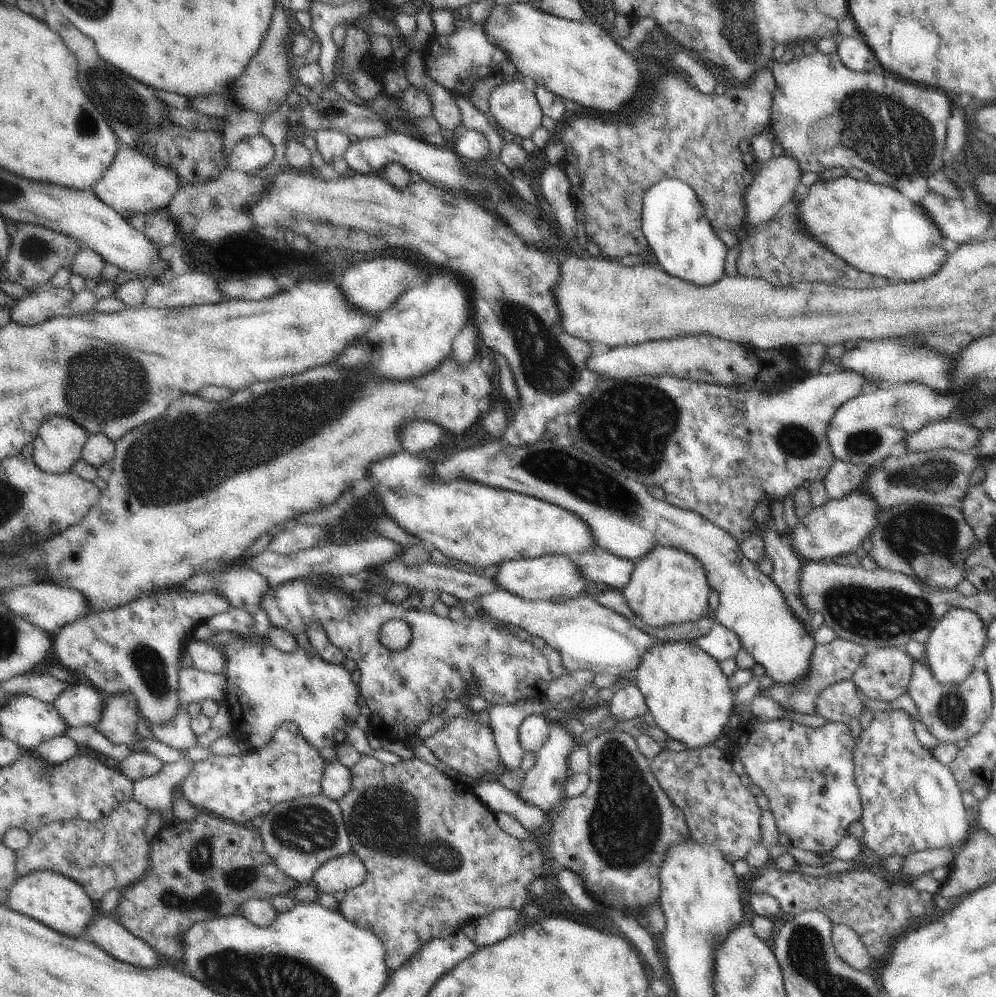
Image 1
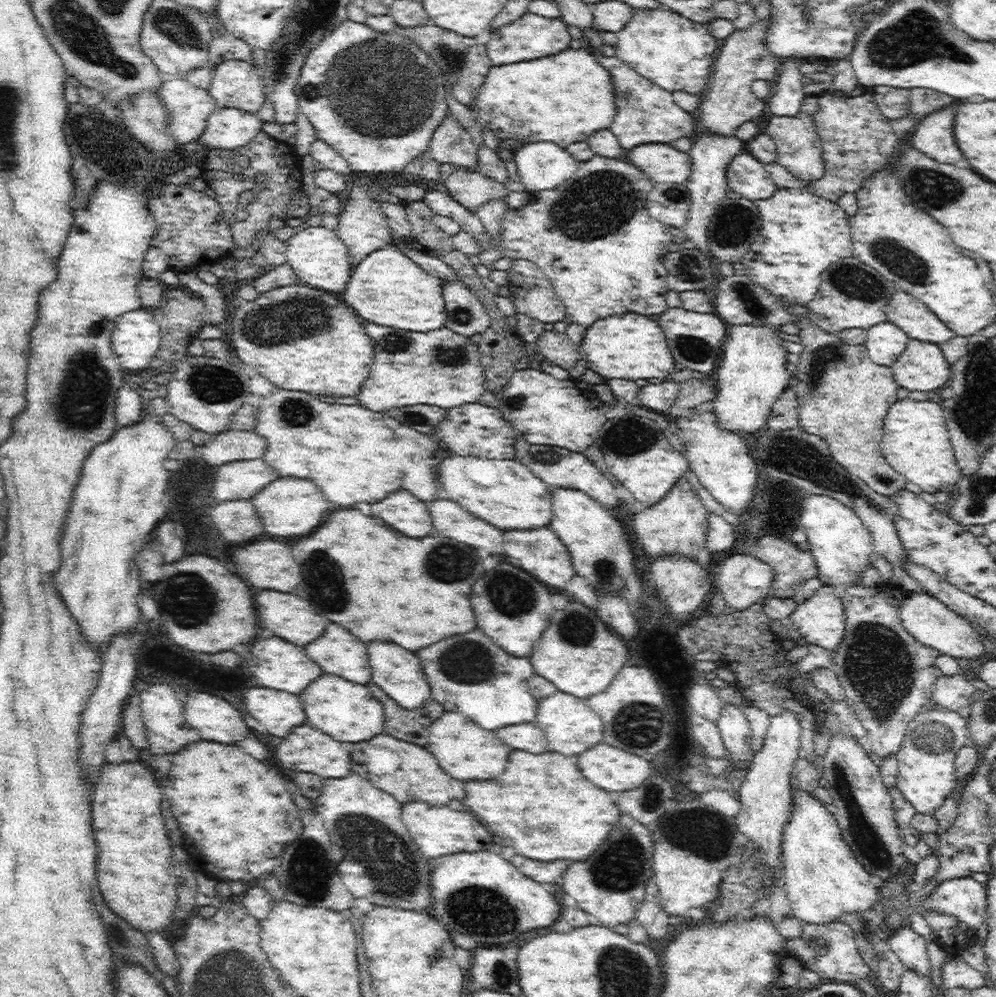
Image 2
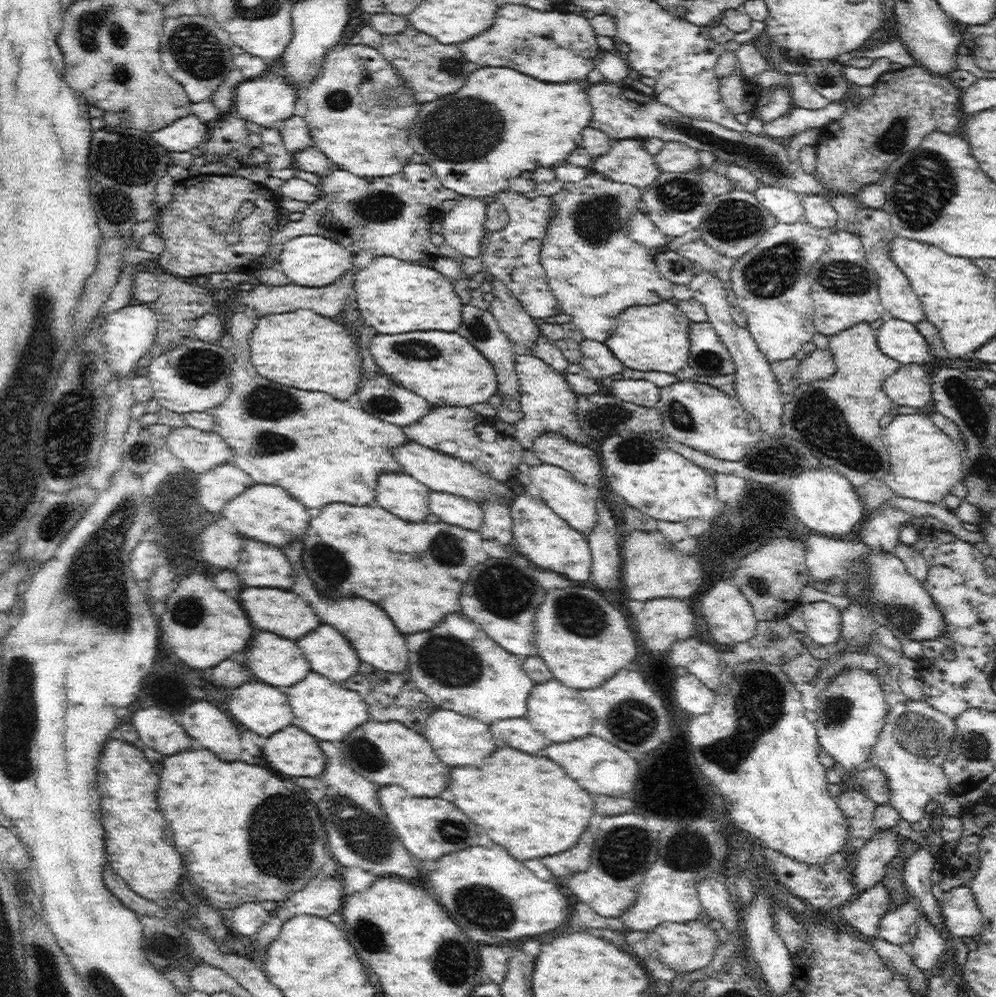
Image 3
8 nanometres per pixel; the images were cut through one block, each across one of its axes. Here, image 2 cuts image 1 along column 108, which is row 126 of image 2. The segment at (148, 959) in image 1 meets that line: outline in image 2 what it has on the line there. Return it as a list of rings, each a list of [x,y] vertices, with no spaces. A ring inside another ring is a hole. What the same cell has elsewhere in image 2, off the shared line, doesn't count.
[[[956,106],[946,107],[925,117],[916,126],[912,136],[913,147],[942,164],[960,166],[962,162],[968,162],[954,140],[954,118]]]

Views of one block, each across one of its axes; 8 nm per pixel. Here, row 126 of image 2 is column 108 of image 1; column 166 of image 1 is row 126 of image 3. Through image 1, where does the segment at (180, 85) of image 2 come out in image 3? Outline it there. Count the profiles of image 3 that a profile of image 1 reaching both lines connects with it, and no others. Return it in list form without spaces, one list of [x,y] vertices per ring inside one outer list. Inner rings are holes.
[[[191,113],[170,126],[152,132],[150,136],[169,152],[188,152],[209,138],[209,127]]]

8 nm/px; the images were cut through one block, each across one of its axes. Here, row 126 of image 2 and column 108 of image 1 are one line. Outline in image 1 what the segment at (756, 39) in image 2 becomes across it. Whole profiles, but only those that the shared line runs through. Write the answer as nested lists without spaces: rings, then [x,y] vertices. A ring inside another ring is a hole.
[[[124,693],[109,695],[103,718],[96,729],[112,743],[131,745],[144,739],[136,732],[138,725],[147,727],[140,715],[139,702],[132,693]]]

